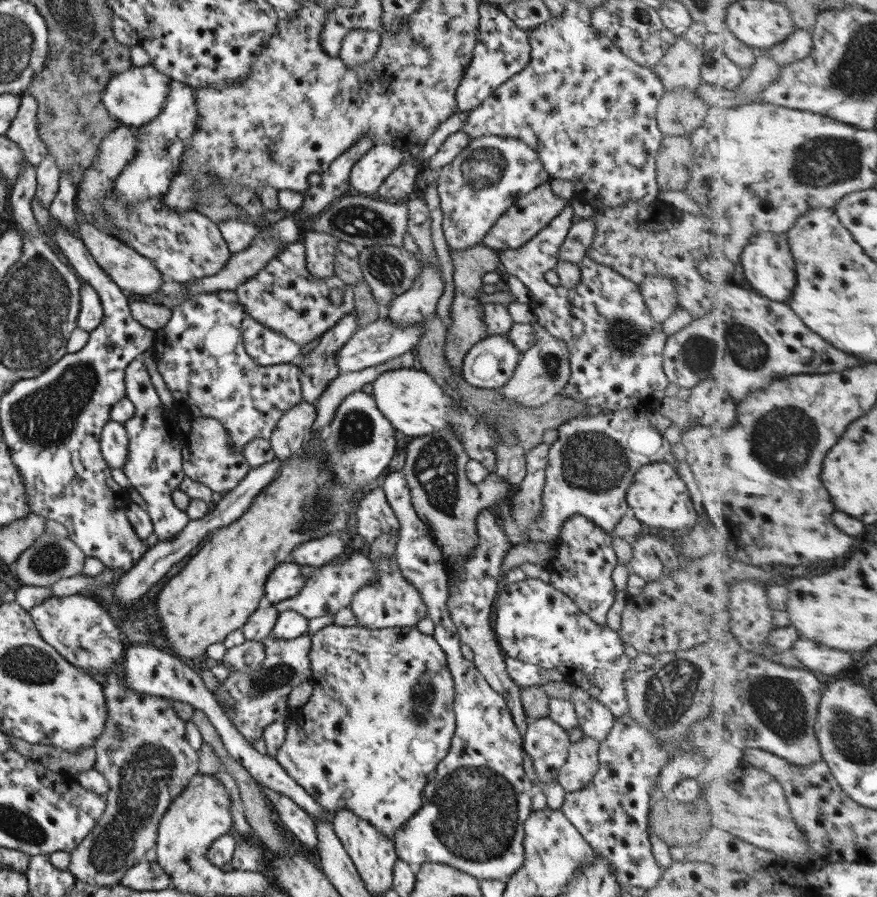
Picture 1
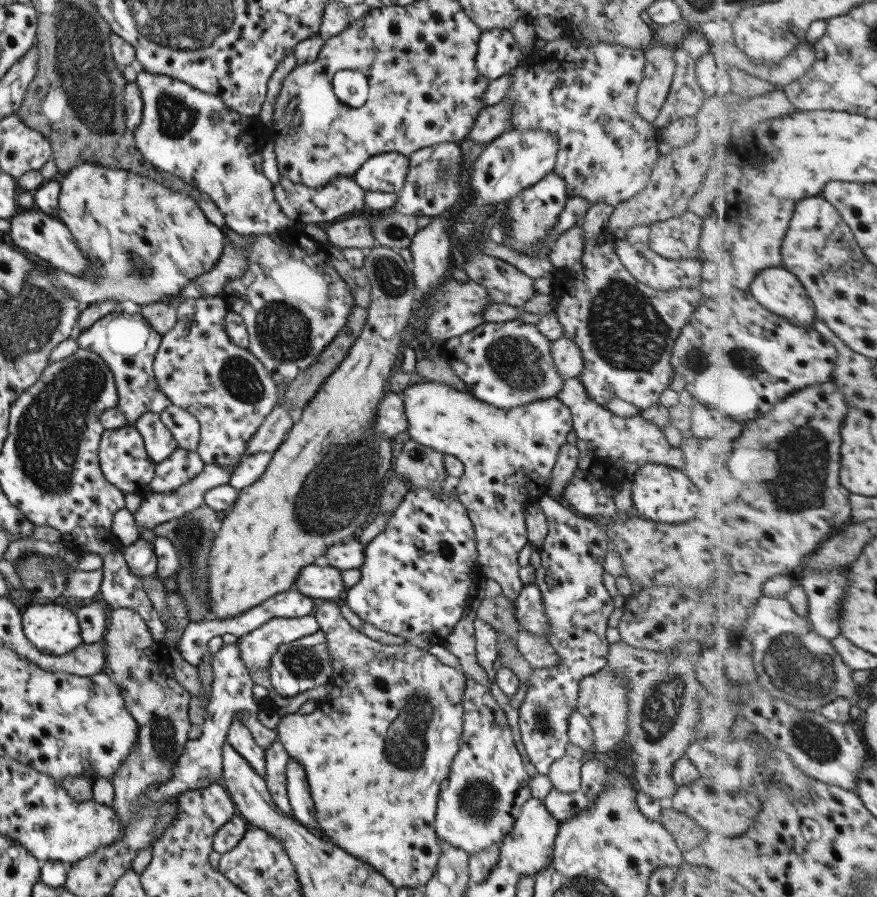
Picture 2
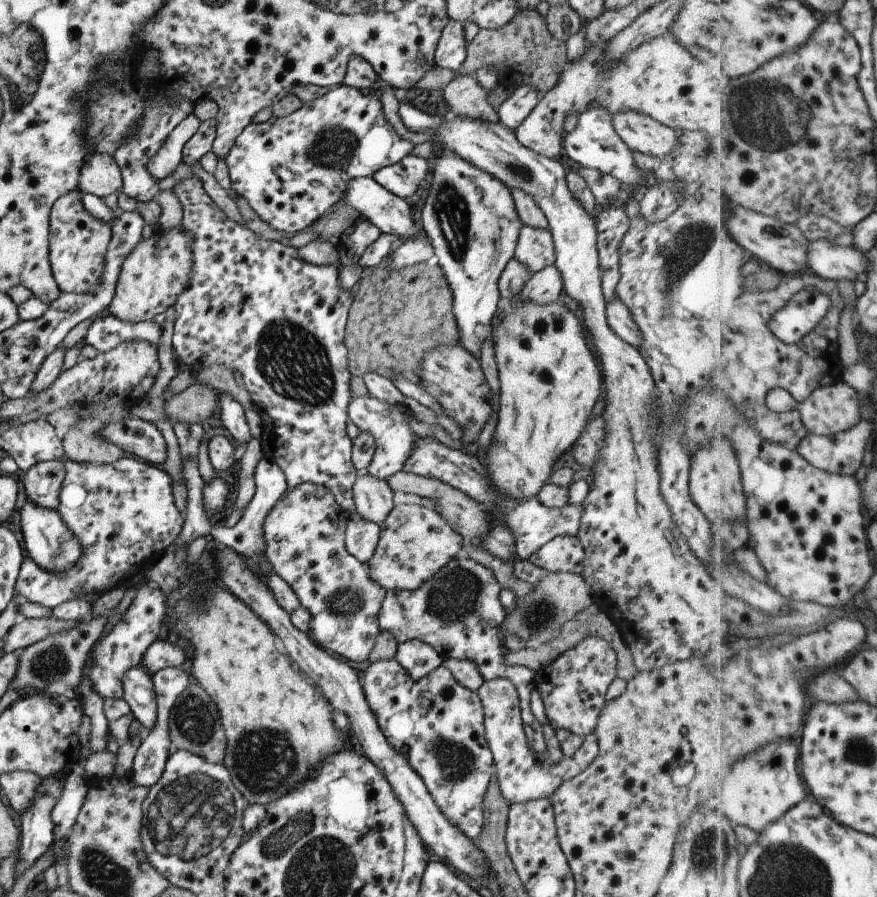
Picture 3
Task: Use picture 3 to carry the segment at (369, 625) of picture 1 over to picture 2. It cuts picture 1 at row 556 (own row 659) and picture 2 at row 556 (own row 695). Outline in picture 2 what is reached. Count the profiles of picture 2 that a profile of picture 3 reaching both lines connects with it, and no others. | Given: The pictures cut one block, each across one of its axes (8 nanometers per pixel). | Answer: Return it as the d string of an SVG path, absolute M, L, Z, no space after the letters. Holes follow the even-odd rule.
M411 489L405 492L402 498L403 501L395 508L387 520L385 530L379 532L377 536L365 545L363 550L364 560L362 566L358 569L360 572L359 581L344 590L341 600L363 623L371 624L380 631L401 637L410 645L426 650L433 644L443 644L445 637L451 633L453 626L463 614L463 607L467 602L467 593L471 592L471 570L474 570L477 557L475 536L472 525L466 515L466 510L458 502L455 495L453 497L445 497L444 495L433 495L431 491L426 489Z

